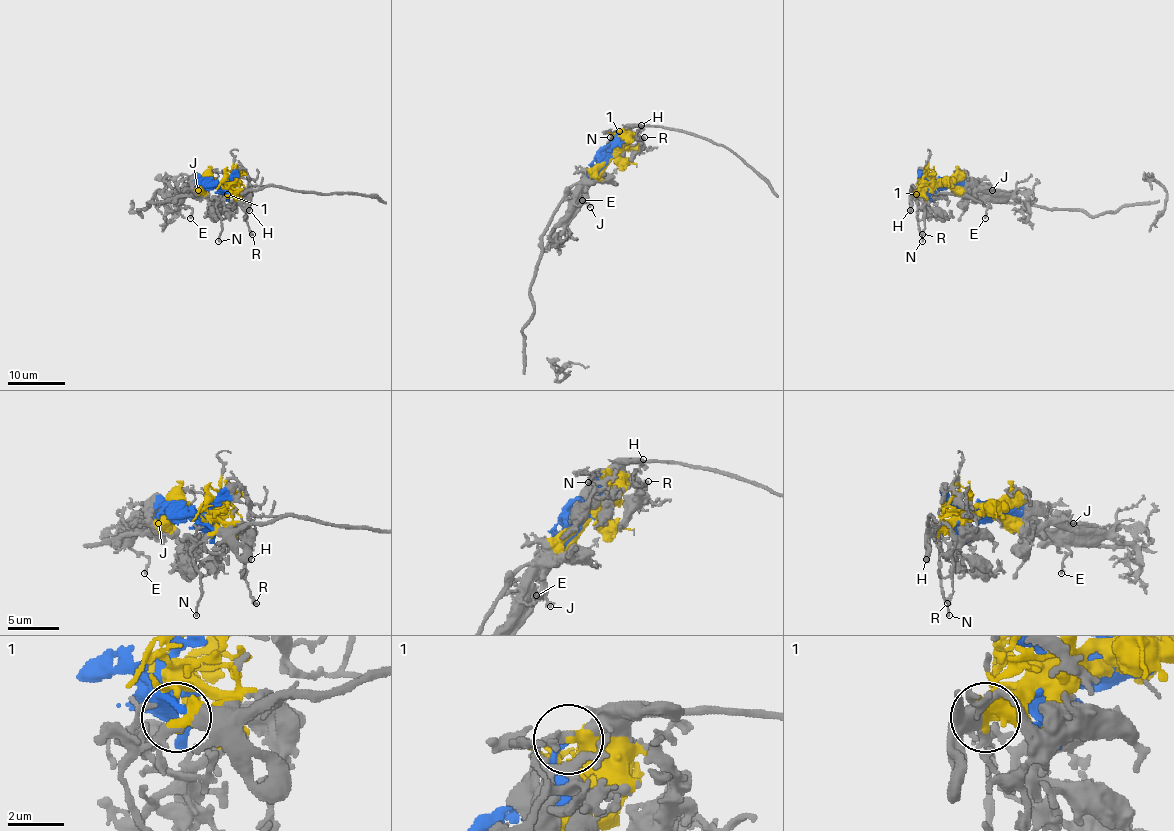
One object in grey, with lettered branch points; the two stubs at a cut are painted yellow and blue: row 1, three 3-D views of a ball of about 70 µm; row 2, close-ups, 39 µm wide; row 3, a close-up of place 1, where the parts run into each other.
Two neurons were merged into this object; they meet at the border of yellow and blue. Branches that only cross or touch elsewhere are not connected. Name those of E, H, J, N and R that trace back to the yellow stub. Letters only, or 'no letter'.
H, J, N, R

